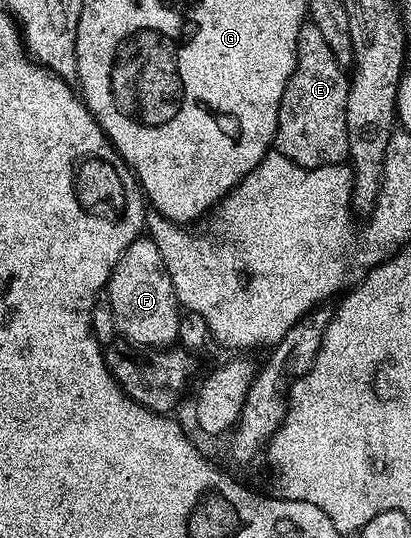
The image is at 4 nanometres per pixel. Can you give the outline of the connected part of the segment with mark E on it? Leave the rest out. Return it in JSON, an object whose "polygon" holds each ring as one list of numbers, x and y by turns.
{"polygon":[[313,23,303,25,298,36,298,58,296,67,288,79,288,87,284,87,284,95,280,99,278,127,274,136,273,148,288,159,292,159,305,169,315,169,325,165,341,165,350,156,348,151,348,91,350,77,347,70,338,62,328,47,328,39,320,35,320,30]]}

